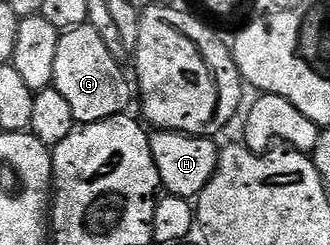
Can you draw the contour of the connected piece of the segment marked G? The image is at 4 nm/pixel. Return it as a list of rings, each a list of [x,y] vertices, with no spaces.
[[[92,26],[72,27],[63,32],[58,41],[58,54],[54,57],[53,84],[56,91],[66,97],[66,105],[70,105],[70,113],[74,113],[80,125],[125,114],[132,99],[134,103],[134,87],[129,72],[127,75],[120,68],[103,33]]]

